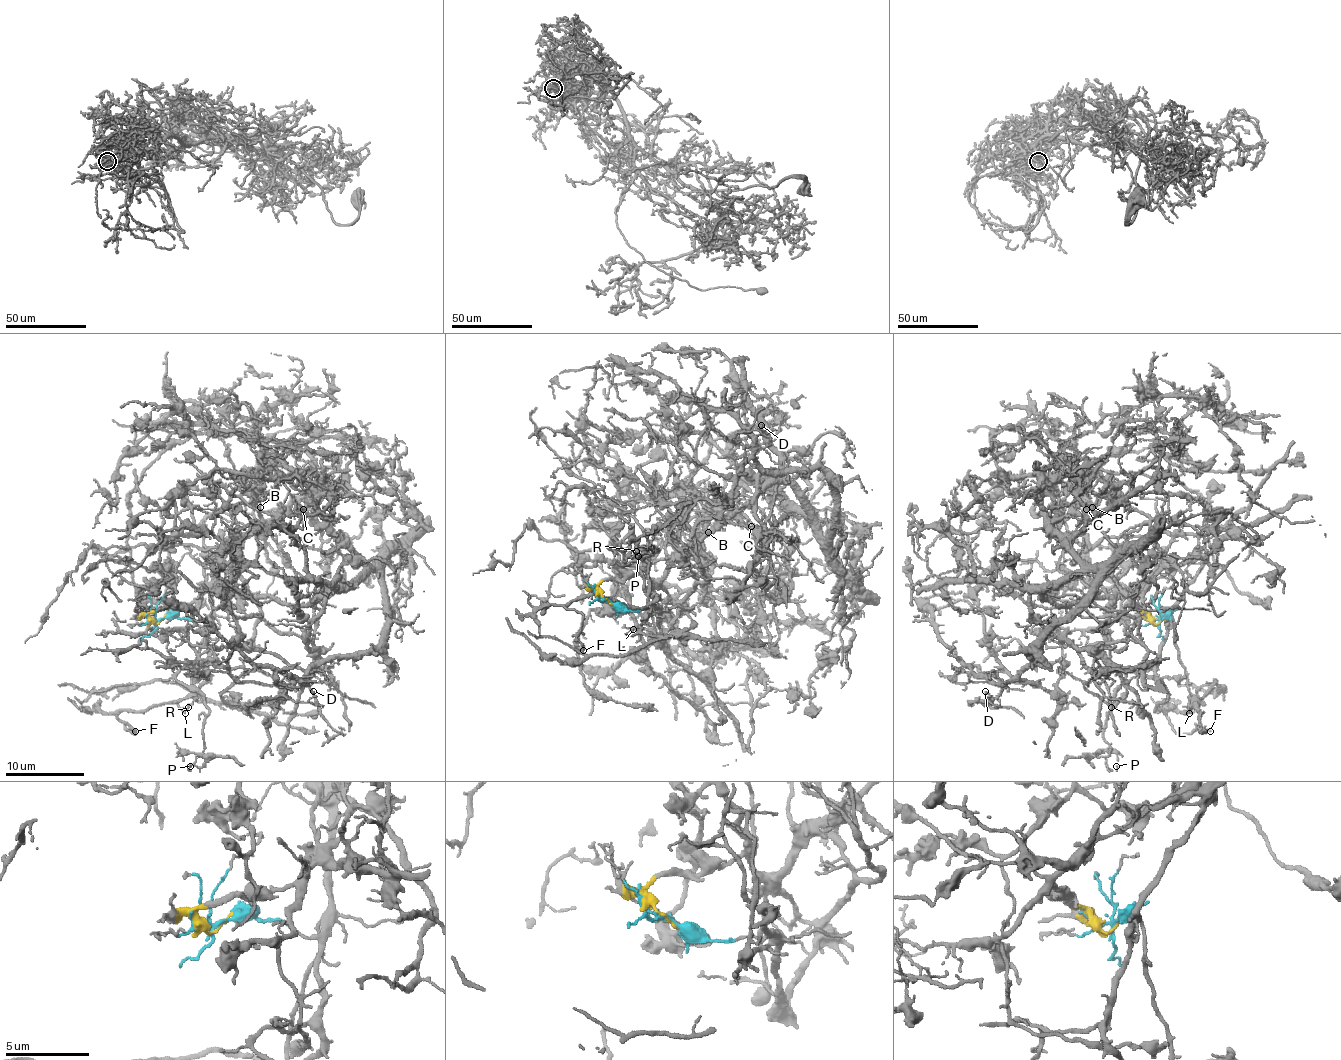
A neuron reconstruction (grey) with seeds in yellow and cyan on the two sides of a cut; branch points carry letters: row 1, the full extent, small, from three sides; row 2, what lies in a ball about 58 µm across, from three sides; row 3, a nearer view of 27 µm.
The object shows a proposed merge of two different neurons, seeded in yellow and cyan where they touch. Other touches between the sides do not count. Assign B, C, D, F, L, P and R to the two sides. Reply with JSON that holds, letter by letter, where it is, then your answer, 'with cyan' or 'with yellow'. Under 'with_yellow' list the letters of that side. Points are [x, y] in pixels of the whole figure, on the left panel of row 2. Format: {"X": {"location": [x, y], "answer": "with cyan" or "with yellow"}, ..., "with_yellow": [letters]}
{"B": {"location": [260, 507], "answer": "with yellow"}, "C": {"location": [303, 509], "answer": "with yellow"}, "D": {"location": [313, 691], "answer": "with yellow"}, "F": {"location": [135, 731], "answer": "with cyan"}, "L": {"location": [185, 713], "answer": "with cyan"}, "P": {"location": [190, 766], "answer": "with cyan"}, "R": {"location": [188, 707], "answer": "with cyan"}, "with_yellow": ["B", "C", "D"]}

